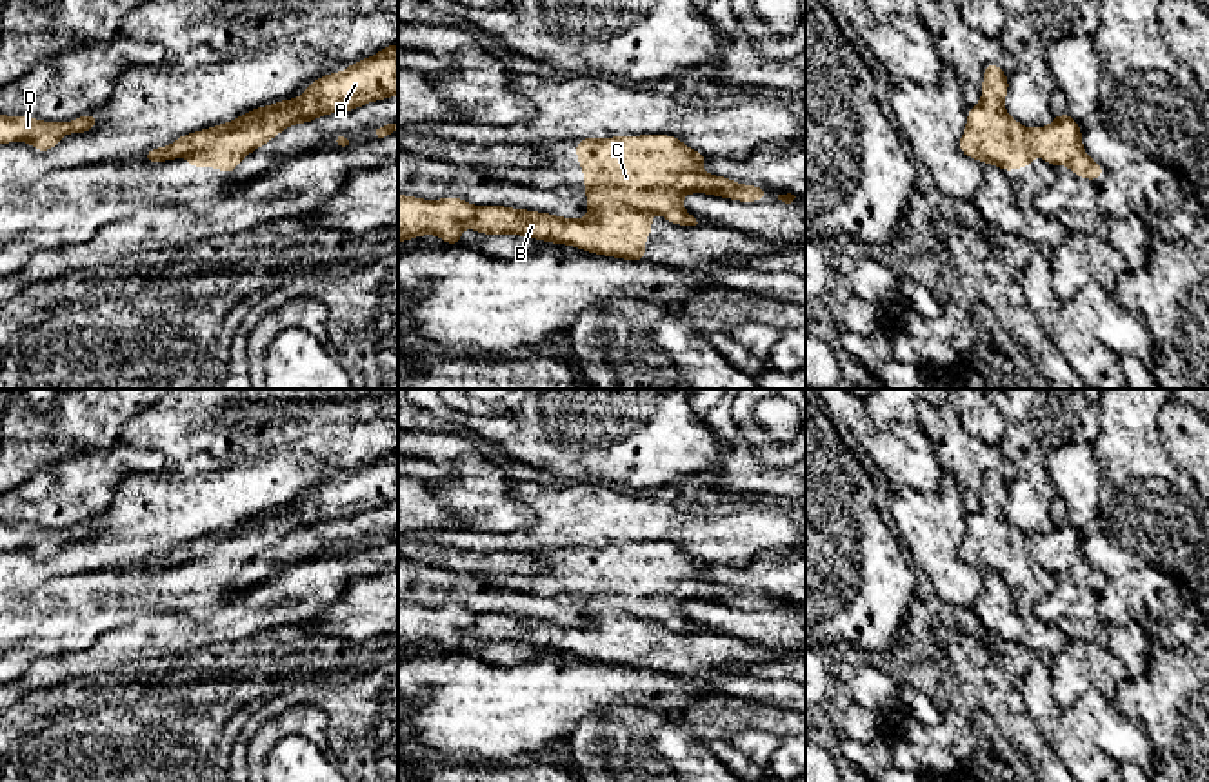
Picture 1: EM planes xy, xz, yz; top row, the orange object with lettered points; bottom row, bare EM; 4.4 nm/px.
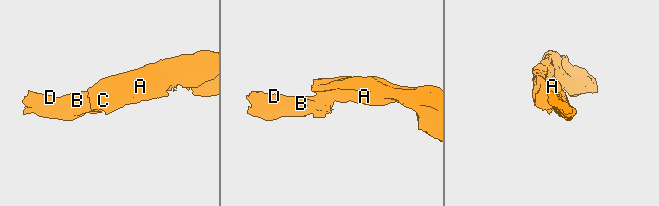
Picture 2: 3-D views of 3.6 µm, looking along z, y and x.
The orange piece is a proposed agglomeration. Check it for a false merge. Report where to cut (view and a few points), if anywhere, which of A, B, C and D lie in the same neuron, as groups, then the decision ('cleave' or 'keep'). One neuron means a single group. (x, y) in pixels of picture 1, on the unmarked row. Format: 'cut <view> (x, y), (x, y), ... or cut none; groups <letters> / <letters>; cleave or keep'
cut xz (588, 602), (611, 606), (648, 621); groups A C / B D; cleave

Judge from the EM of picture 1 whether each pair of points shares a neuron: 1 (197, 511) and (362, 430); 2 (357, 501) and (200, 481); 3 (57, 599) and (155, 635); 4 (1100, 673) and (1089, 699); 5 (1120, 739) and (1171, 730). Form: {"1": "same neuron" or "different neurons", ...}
{"1": "same neuron", "2": "different neurons", "3": "different neurons", "4": "different neurons", "5": "different neurons"}

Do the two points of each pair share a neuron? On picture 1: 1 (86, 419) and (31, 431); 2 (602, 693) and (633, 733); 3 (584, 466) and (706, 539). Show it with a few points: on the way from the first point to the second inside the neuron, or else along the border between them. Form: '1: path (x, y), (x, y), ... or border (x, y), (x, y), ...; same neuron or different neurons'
1: path (73, 426), (66, 431), (44, 431); same neuron
2: border (653, 710), (606, 704), (589, 710), (573, 724); different neurons
3: border (571, 484), (608, 482), (617, 486); different neurons

